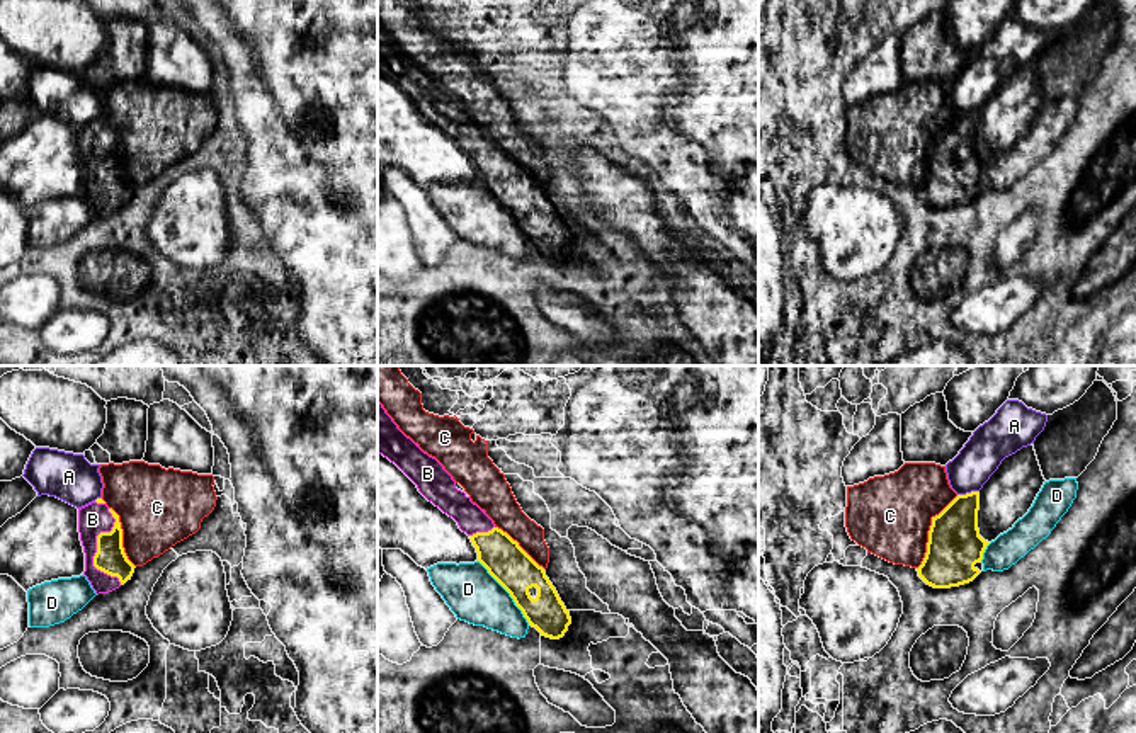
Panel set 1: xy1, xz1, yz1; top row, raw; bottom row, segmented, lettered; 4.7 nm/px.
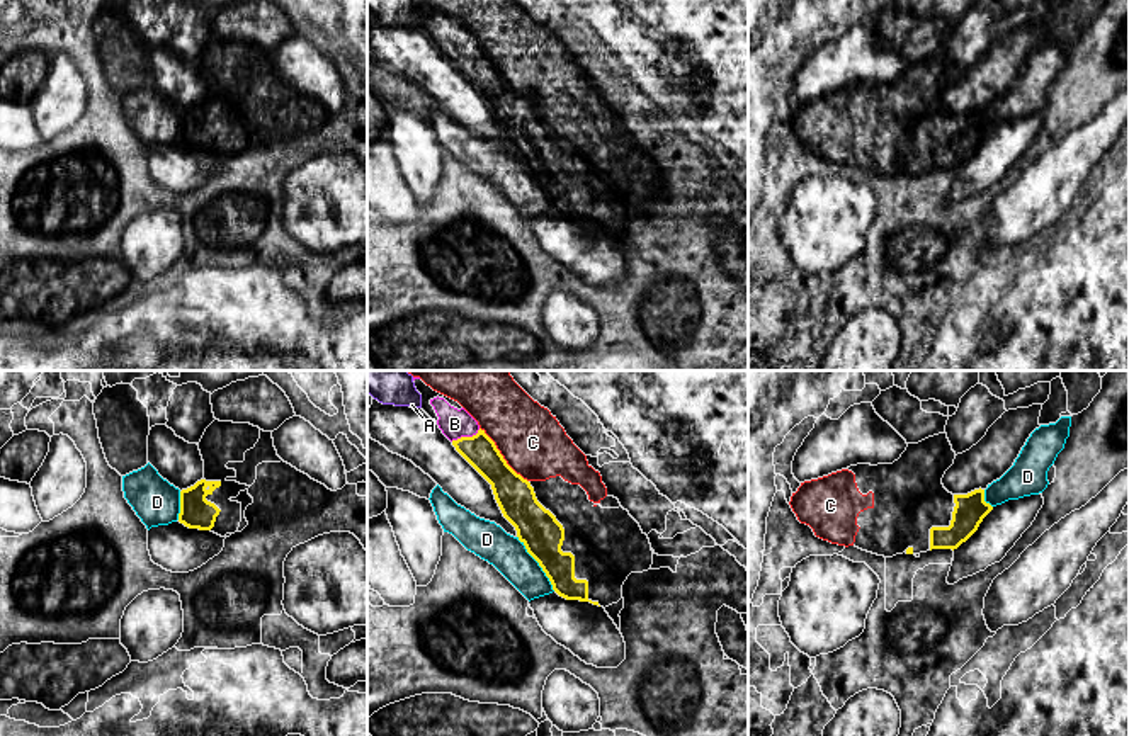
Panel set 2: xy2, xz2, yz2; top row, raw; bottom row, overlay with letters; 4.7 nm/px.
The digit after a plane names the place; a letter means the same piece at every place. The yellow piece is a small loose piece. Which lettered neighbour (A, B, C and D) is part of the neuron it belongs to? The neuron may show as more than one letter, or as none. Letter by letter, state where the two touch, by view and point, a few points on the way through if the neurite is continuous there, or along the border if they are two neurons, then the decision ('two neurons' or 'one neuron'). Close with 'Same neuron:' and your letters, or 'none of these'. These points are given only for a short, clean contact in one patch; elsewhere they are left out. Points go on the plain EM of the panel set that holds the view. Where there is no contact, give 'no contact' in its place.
A: yz1 (968, 113) | along yz1 (978, 109), (958, 114) | two neurons
B: xy1 (97, 167) | across xy1 (109, 177), (97, 167), (97, 143), (92, 138) | one neuron
C: yz1 (929, 150) | two neurons
D: xz1 (507, 210) | two neurons
Same neuron: B

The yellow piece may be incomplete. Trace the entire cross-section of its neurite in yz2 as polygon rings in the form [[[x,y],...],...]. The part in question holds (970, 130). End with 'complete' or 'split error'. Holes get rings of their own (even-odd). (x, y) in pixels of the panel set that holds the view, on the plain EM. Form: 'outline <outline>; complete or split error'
outline [[[981,107],[967,114],[954,114],[954,122],[950,144],[930,148],[930,170],[957,168],[978,150],[983,138],[993,129],[984,121],[984,109]]]; complete

